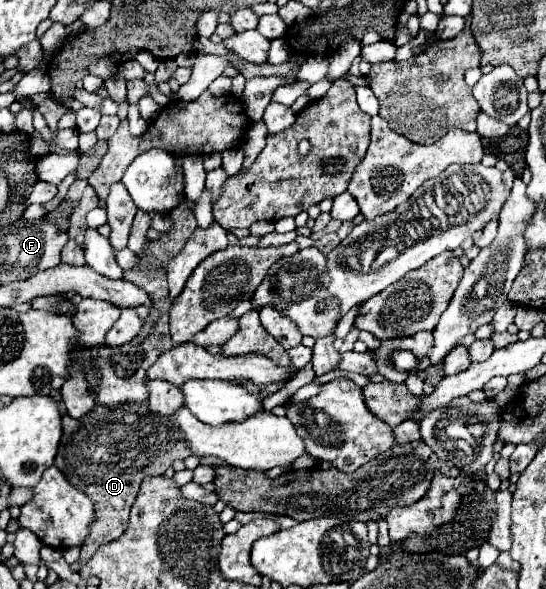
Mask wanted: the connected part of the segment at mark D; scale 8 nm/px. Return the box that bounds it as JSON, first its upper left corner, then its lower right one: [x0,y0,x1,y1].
[56,402,192,572]

